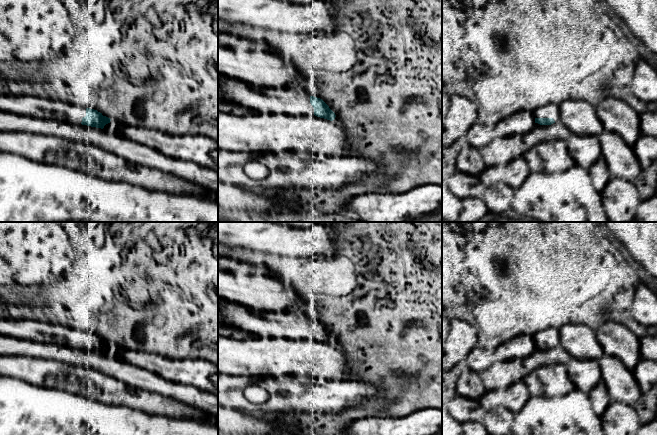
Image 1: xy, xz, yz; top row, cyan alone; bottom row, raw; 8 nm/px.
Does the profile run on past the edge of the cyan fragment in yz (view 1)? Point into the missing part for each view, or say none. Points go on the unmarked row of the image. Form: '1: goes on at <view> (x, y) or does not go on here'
1: goes on at yz (551, 334)

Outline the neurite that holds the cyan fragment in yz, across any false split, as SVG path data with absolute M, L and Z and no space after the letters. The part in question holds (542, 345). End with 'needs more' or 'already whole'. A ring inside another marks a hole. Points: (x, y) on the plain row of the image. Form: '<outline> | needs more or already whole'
M548 327L532 335L535 347L540 349L551 349L559 345L559 329Z | needs more

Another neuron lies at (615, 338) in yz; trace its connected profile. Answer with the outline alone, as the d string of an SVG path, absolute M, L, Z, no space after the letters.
M606 317L596 338L604 354L621 360L628 369L634 370L642 358L640 339L622 323Z

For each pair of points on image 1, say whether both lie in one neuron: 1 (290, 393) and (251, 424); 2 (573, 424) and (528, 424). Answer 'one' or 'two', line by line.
1: two
2: one

